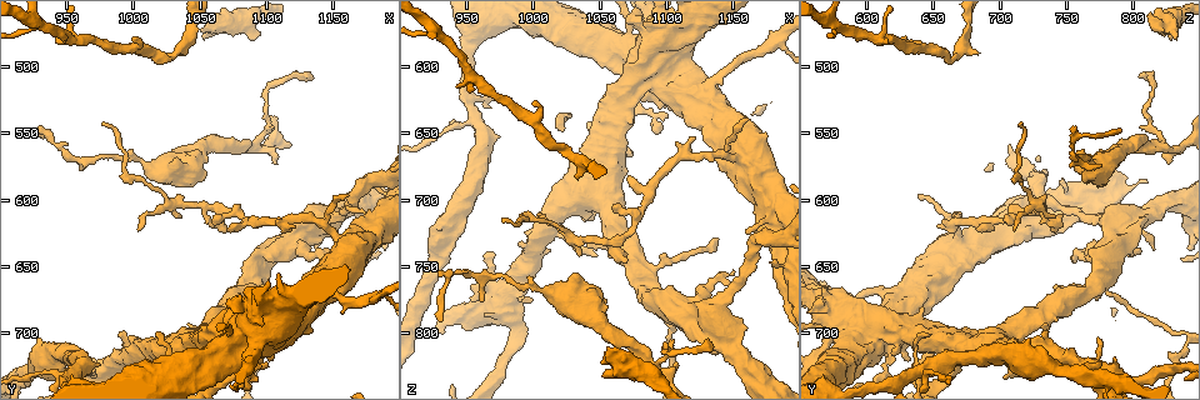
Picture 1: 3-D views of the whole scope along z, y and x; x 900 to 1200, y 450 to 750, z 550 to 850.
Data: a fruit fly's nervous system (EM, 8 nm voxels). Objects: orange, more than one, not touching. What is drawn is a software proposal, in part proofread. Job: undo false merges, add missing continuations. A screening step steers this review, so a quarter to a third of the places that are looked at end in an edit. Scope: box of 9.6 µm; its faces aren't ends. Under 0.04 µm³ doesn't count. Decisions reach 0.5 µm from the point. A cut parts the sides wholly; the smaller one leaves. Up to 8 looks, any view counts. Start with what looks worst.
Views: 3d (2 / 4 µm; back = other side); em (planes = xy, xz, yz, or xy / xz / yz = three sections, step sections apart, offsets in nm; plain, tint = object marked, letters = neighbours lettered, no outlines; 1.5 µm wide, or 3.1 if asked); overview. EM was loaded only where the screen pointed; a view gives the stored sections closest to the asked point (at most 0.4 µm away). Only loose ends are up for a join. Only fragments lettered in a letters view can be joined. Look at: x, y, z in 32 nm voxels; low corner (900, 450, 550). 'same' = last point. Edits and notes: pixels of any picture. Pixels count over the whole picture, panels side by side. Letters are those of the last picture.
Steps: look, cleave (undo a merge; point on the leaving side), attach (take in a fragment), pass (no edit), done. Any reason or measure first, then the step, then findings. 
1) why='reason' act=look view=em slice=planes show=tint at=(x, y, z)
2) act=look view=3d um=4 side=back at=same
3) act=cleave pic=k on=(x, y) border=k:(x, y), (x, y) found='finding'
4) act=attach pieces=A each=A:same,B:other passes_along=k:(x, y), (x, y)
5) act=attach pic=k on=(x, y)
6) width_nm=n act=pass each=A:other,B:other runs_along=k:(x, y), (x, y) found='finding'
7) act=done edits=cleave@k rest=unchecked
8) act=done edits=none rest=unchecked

why='branch stops here' act=look view=3d um=4 side=back at=(1052, 480, 832)

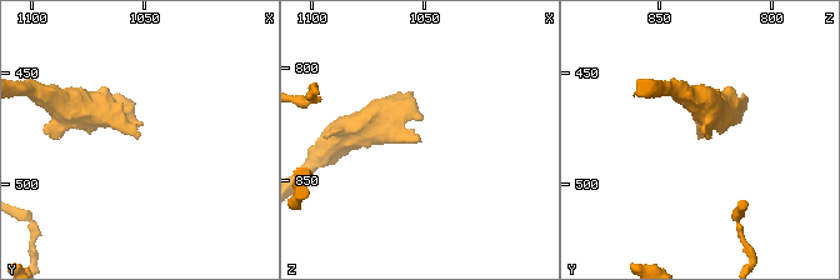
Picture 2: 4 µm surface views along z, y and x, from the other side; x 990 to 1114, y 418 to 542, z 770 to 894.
act=look view=em slice=planes show=letters at=(1053, 479, 833)

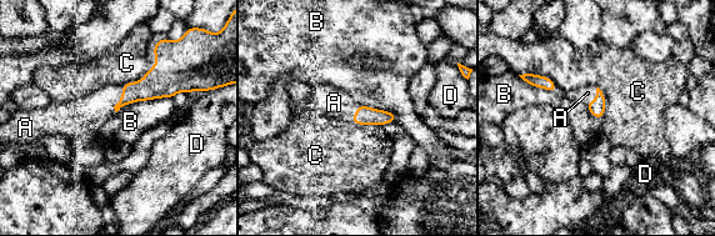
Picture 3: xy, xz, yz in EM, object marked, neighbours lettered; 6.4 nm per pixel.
act=attach pieces=A each=A:same,B:other,C:other,D:other found='the neuron continues'

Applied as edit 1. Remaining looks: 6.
act=look view=3d um=4 at=(1036, 612, 740)

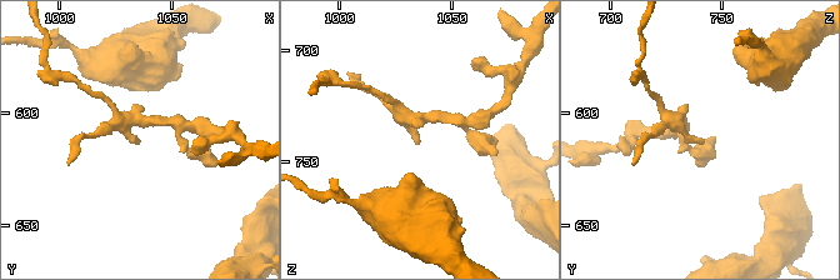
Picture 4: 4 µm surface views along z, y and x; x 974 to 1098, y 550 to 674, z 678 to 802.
arm_widths_nm=190,200 act=look view=em slice=xy step=8 show=tint at=(1037, 612, 742)

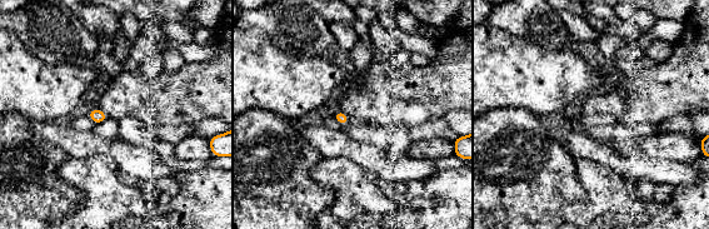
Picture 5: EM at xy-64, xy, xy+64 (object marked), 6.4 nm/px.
act=look view=em slice=planes show=letters at=same

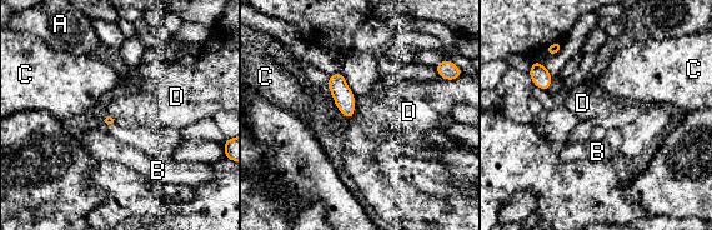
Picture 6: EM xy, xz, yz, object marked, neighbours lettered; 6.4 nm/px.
act=pass each=A:other,B:other,C:other,D:other found='no lettered fragment goes on from it'

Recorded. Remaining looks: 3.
why='an open end' act=look view=em slice=planes show=letters at=(1132, 508, 804)

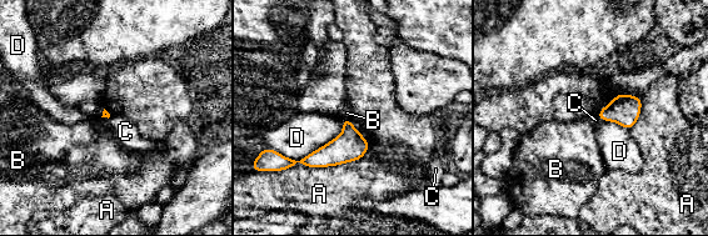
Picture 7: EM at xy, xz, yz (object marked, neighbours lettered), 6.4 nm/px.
act=pass each=A:other,B:other,C:other,D:other border=7:(348, 118), (368, 142) found='none of them fits'

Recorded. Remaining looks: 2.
act=done edits=attach@3 rest=unchecked

